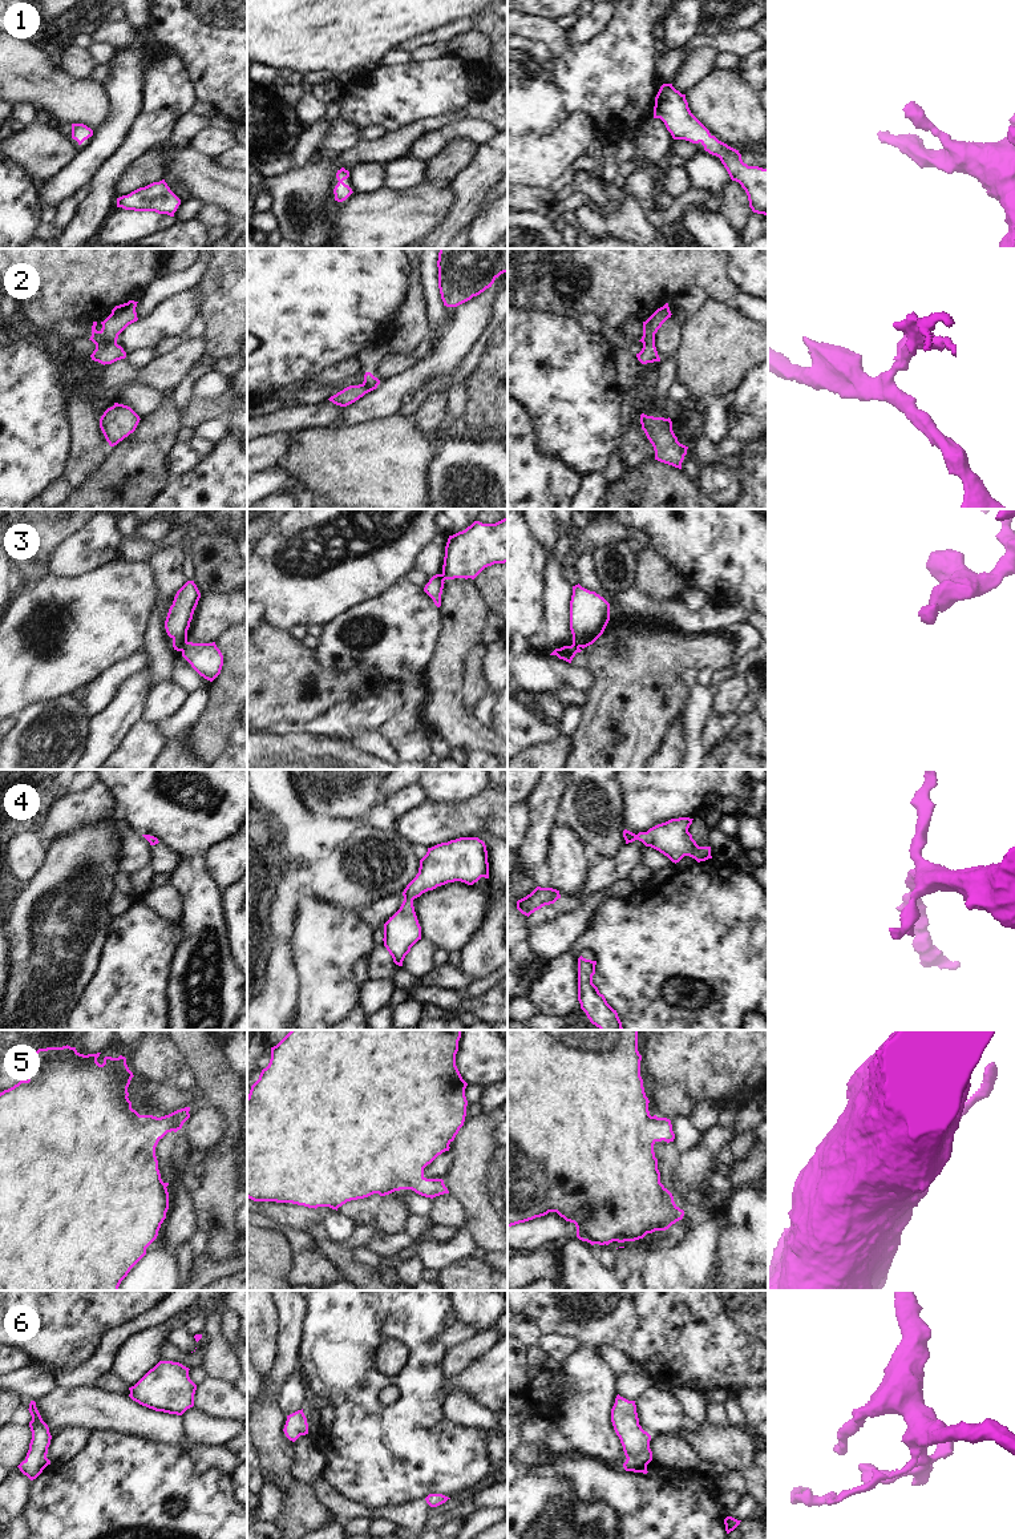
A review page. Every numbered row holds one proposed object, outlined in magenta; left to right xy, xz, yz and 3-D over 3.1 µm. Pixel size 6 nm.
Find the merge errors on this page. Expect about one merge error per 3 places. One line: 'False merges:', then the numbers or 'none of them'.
False merges: 2, 3.

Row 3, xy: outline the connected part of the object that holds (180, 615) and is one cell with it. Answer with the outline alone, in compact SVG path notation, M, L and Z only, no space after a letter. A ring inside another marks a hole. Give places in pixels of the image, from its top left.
M187 581L177 591L173 605L169 609L165 629L173 639L173 647L177 651L182 651L183 645L187 642L187 630L199 598L201 593L194 581Z

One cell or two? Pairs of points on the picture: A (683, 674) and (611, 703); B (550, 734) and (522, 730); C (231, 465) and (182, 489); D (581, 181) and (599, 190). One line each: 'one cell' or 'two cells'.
A: one cell
B: one cell
C: one cell
D: one cell

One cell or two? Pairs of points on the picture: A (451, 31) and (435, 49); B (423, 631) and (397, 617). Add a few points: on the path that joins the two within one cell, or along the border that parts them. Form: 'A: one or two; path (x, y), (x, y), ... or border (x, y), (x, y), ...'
A: two; border (447, 41), (424, 43), (412, 52)
B: one; path (416, 630), (409, 629), (404, 623)

